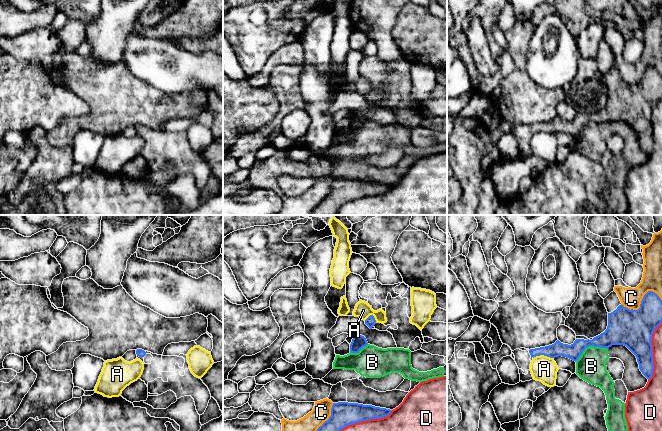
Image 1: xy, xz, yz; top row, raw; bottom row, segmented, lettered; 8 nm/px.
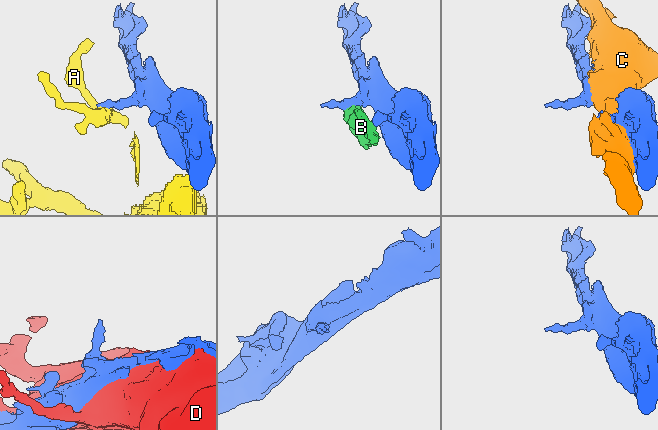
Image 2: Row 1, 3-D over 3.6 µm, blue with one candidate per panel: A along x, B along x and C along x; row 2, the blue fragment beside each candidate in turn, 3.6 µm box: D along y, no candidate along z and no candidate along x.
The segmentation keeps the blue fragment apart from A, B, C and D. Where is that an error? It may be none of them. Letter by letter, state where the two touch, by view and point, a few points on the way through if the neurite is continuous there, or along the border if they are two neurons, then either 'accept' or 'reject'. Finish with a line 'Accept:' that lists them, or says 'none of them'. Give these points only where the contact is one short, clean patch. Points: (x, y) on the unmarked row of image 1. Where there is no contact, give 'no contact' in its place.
A: yz (542, 130) | reject
B: yz (590, 121) | along yz (607, 124), (588, 122), (575, 137) | reject
C: yz (641, 78) | reject
D: xz (362, 196) | reject
Accept: none of them

